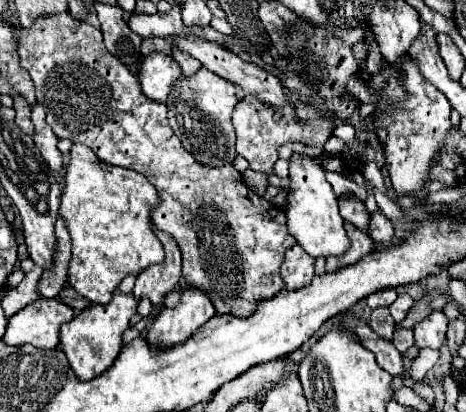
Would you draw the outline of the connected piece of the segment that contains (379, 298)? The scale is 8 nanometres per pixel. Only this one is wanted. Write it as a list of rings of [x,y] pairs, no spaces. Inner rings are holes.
[[[381,289],[381,291],[375,291],[375,293],[371,293],[367,297],[367,305],[371,309],[375,309],[379,305],[387,305],[389,307],[395,299],[397,299],[397,291],[395,289]]]

